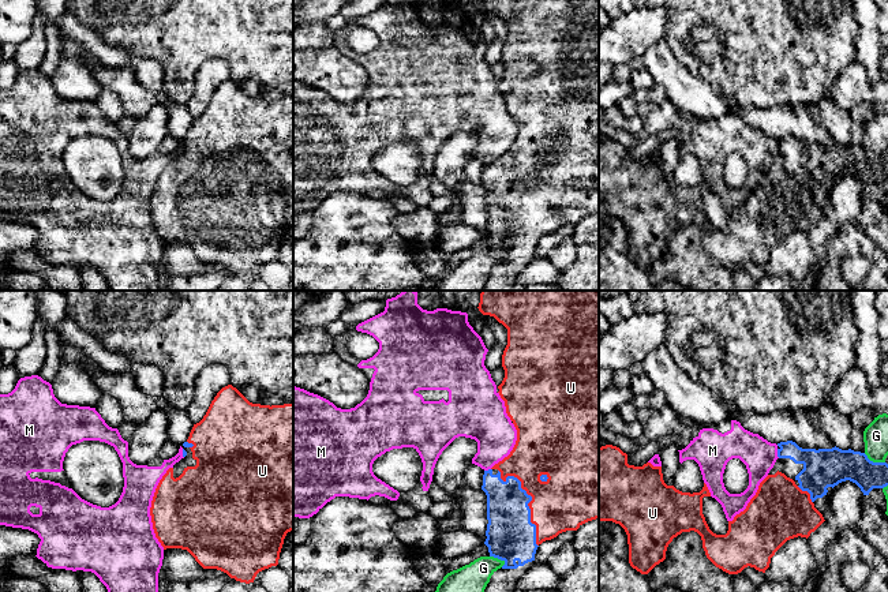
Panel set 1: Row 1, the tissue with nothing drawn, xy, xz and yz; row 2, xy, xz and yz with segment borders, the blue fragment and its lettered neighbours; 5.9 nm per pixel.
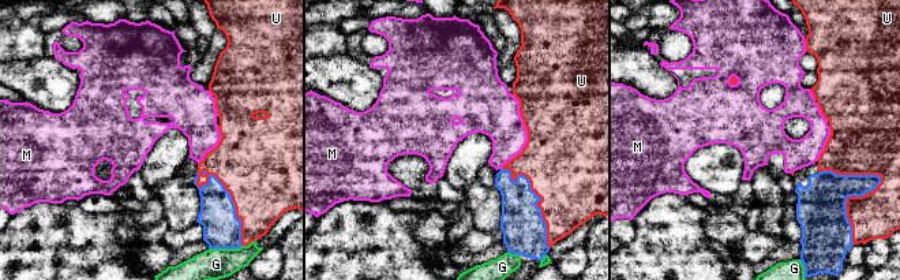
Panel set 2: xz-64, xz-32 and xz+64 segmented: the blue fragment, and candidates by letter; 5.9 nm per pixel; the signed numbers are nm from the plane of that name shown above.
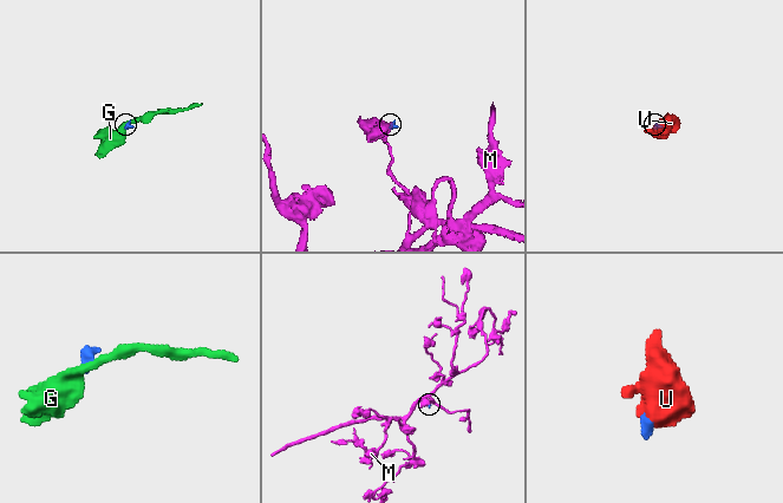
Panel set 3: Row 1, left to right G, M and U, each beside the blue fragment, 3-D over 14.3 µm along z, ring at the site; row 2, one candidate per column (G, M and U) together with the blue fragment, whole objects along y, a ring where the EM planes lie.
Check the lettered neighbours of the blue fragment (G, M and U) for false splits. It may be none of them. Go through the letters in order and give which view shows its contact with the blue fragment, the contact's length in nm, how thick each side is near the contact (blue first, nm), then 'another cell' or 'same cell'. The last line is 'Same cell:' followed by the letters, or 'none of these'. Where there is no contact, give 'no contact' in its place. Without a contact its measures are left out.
G: meets blue in yz; contact 140 nm long; 220 nm thick on the blue side, 140 nm on the other; another cell
M: meets blue in yz; contact 60 nm long; 180 nm thick on the blue side, 200 nm on the other; another cell
U: meets blue in xz; contact 500 nm long; 280 nm thick on the blue side, 360 nm on the other; same cell
Same cell: U

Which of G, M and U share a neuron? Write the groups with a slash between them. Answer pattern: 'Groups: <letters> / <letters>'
Groups: G / M / U

